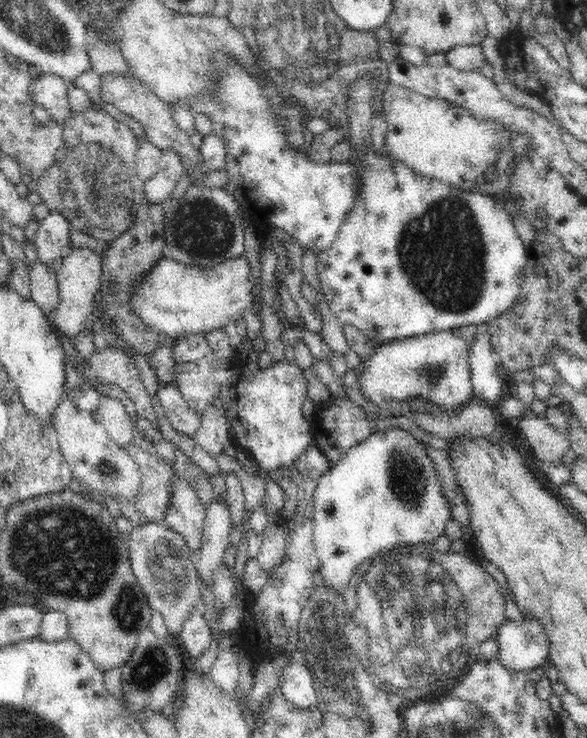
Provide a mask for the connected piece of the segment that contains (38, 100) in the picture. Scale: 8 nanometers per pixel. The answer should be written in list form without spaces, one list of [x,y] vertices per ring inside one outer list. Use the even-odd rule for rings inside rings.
[[[50,73],[40,74],[31,82],[29,93],[32,95],[35,106],[47,110],[51,122],[63,126],[63,122],[72,114],[73,109],[68,100],[68,84],[58,76]]]

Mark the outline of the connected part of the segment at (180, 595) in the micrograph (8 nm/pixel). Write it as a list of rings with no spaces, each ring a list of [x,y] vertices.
[[[154,522],[134,526],[128,538],[131,568],[139,585],[153,610],[163,616],[169,635],[178,635],[184,618],[201,602],[195,554],[190,551],[180,534],[156,528]]]

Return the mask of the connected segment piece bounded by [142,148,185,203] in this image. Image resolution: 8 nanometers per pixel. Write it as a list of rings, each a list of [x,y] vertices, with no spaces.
[[[173,148],[162,150],[159,165],[159,171],[149,181],[142,182],[145,185],[145,200],[149,202],[162,203],[170,199],[172,190],[185,172],[182,156]]]

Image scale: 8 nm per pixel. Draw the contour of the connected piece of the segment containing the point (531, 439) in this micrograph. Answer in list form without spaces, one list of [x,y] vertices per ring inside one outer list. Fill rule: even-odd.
[[[530,410],[518,418],[520,436],[530,444],[534,458],[541,464],[564,466],[564,456],[571,450],[569,436],[548,424],[545,418],[538,418]]]

